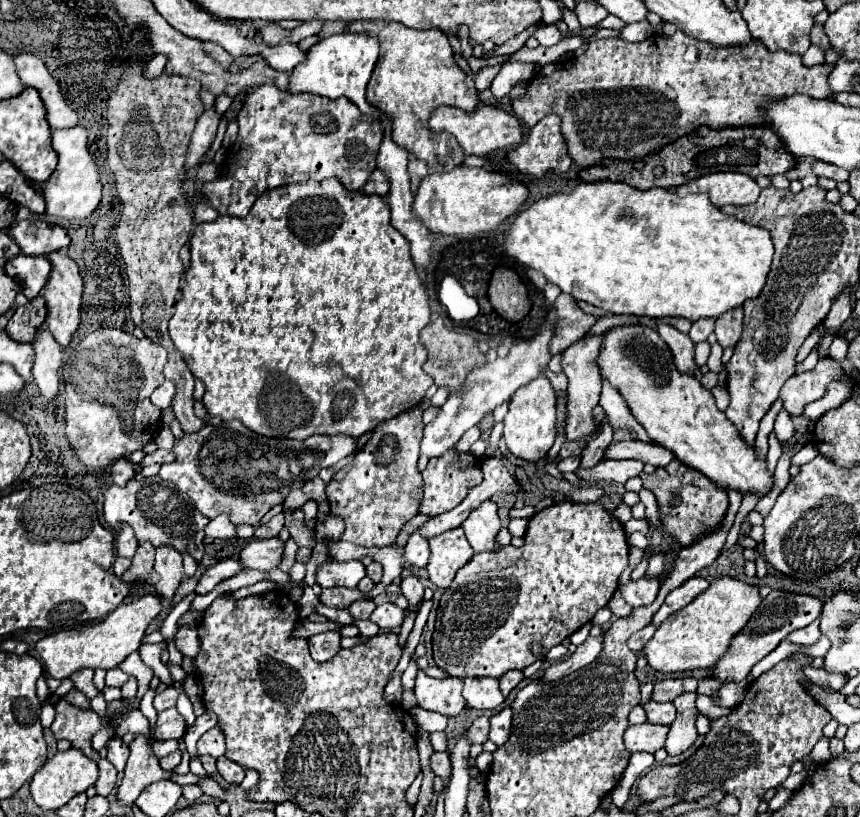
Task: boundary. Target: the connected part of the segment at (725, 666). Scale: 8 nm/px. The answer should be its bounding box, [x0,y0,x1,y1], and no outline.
[708,590,822,684]

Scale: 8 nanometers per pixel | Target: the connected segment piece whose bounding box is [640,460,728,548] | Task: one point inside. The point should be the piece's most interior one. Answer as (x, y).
(688, 503)

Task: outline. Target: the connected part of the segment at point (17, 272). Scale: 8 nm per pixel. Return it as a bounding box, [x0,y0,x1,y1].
[6,256,50,300]

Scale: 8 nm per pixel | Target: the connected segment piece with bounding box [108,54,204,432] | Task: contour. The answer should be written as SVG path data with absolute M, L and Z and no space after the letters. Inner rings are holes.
M140 54L132 60L132 68L124 70L120 82L108 96L108 164L116 176L122 202L122 218L116 236L128 268L130 316L152 342L168 350L164 376L178 388L172 410L184 432L198 432L202 420L192 412L194 376L188 372L184 358L176 352L168 336L168 320L172 318L184 274L180 250L188 244L194 226L184 192L186 150L204 106L198 96L200 82L196 78L168 72L162 72L158 78L146 78L146 58L148 56Z

